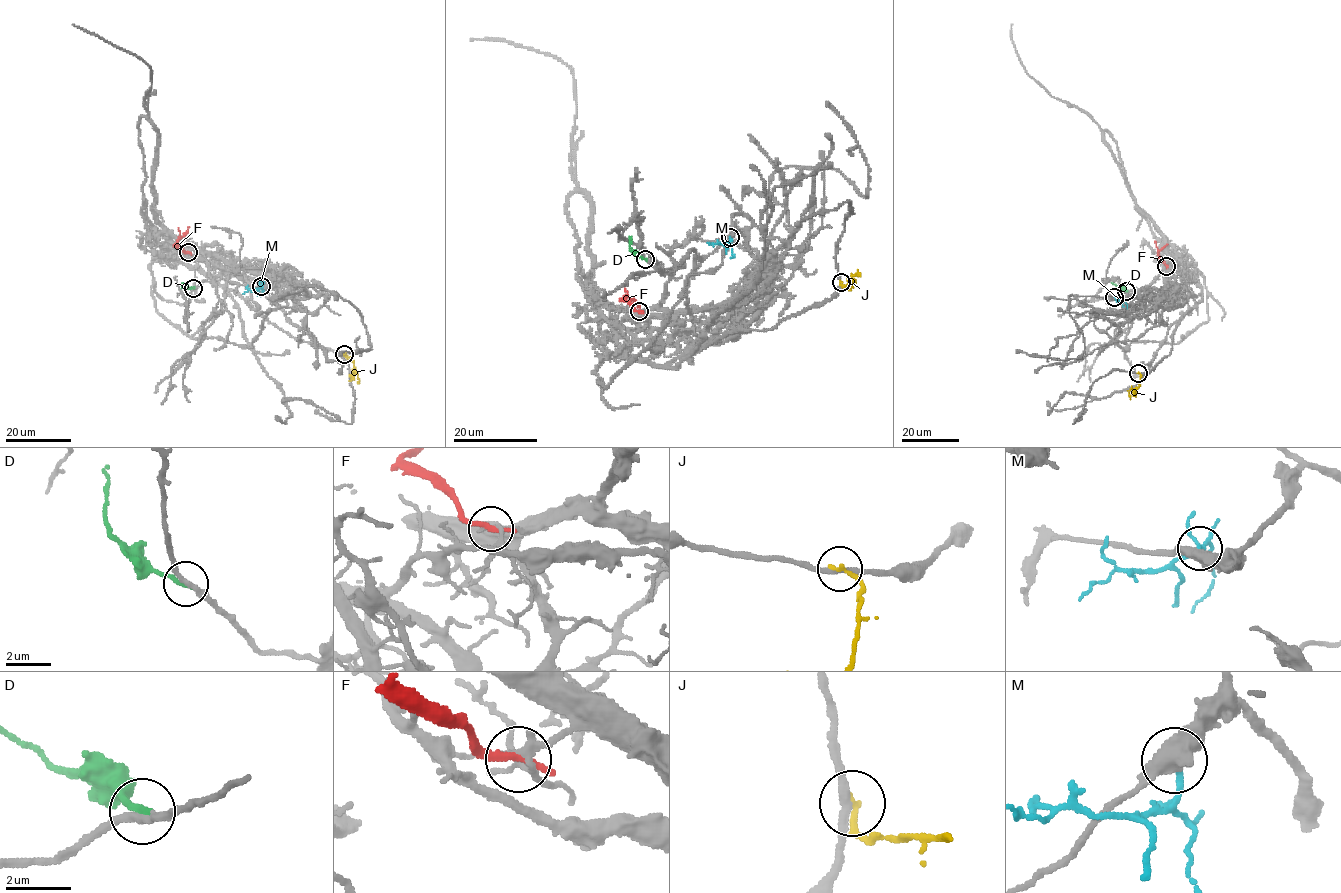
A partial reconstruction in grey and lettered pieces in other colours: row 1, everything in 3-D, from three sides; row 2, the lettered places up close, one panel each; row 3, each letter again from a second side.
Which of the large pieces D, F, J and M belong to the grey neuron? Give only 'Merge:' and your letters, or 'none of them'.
Merge: D

